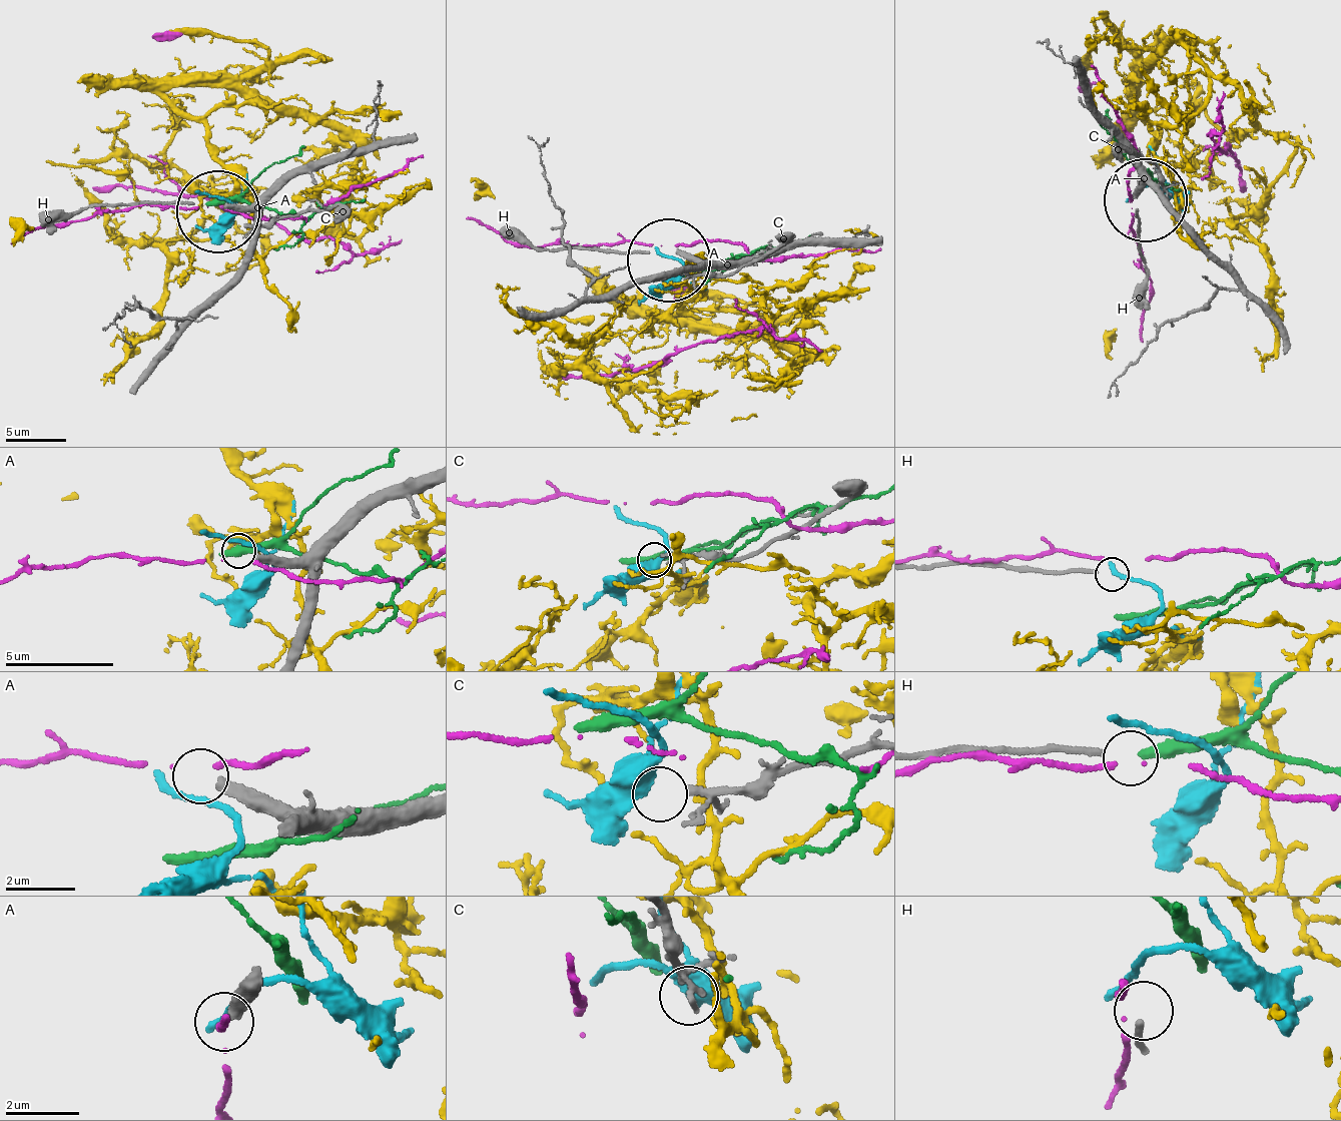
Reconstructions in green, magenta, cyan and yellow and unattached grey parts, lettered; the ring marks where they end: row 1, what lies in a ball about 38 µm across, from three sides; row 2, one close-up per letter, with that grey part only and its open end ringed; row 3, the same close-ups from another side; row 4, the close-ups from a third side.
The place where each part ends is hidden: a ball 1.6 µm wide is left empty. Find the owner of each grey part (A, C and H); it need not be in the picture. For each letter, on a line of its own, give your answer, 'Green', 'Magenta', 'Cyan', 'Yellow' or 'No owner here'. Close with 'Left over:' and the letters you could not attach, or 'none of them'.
A: No owner here
C: No owner here
H: No owner here
Left over: A, C, H

